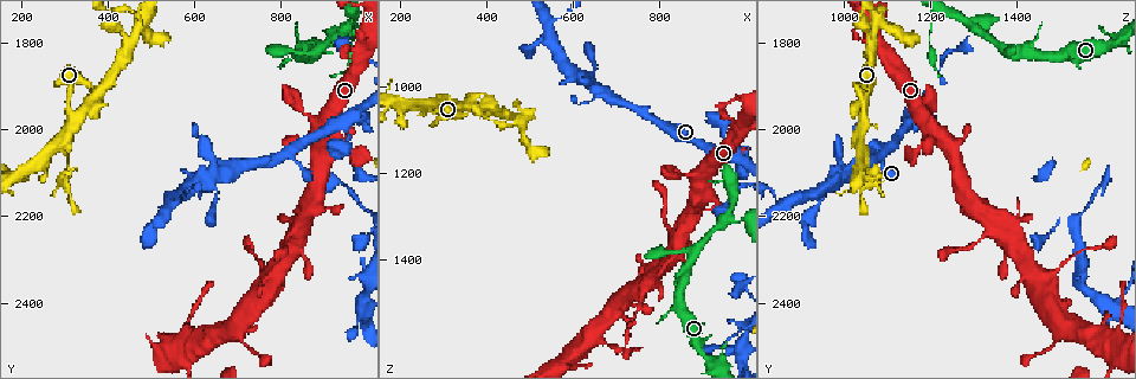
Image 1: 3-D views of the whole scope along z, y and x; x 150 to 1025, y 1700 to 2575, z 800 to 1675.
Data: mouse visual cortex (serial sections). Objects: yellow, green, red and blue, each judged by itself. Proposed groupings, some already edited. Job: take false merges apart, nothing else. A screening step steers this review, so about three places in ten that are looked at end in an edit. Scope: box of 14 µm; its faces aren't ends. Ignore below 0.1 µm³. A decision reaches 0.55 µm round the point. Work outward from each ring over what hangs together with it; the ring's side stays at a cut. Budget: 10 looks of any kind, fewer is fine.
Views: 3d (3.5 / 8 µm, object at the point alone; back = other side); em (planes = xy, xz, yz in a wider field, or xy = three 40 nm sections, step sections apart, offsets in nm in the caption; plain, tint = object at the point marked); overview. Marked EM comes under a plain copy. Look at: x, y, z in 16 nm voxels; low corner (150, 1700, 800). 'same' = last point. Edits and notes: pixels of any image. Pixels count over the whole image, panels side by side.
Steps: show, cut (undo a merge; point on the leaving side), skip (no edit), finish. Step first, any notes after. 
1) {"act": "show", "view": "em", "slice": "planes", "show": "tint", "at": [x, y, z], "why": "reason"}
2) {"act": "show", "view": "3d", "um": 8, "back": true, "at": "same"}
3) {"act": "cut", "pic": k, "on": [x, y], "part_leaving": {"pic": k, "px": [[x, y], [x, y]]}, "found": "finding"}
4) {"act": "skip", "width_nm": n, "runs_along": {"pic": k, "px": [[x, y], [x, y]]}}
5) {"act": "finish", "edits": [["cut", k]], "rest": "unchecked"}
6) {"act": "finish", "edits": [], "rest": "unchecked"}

{"act": "show", "view": "3d", "um": 3.5, "back": true, "at": [370, 1910, 1050]}

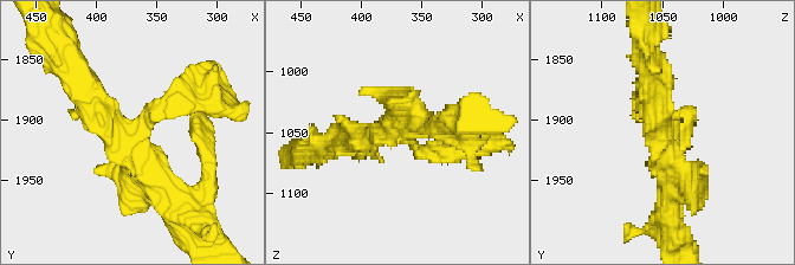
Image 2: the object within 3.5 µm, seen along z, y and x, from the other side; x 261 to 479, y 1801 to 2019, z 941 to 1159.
{"act": "show", "view": "em", "slice": "xy", "step": 3, "show": "tint", "at": [370, 1914, 1050]}

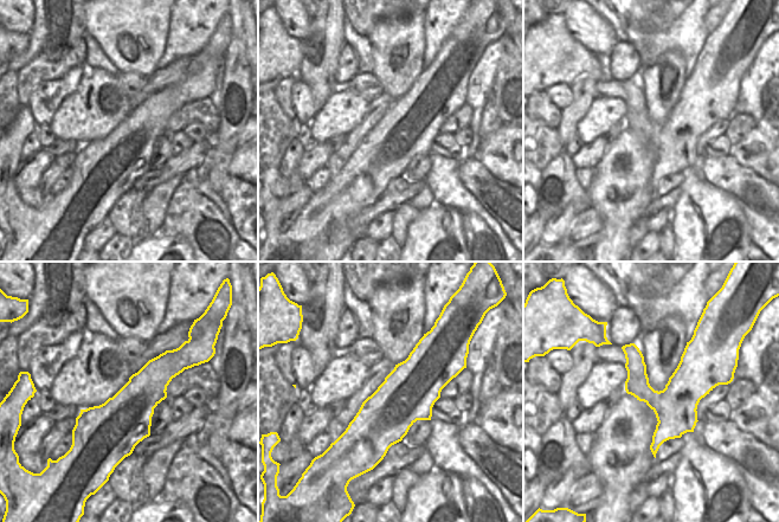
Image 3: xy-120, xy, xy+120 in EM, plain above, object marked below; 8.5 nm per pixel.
{"act": "skip", "runs_along": {"pic": 2, "px": [[648, 90], [666, 199]]}, "found": "all the same cell"}

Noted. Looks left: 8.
{"act": "show", "view": "3d", "um": 8, "at": [645, 2085, 990], "why": "four-way junction"}

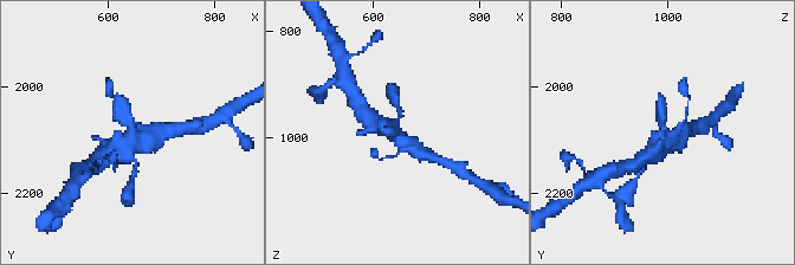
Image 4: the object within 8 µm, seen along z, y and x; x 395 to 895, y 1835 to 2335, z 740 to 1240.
{"act": "show", "view": "em", "slice": "xy", "step": 5, "show": "tint", "at": [650, 2090, 990]}

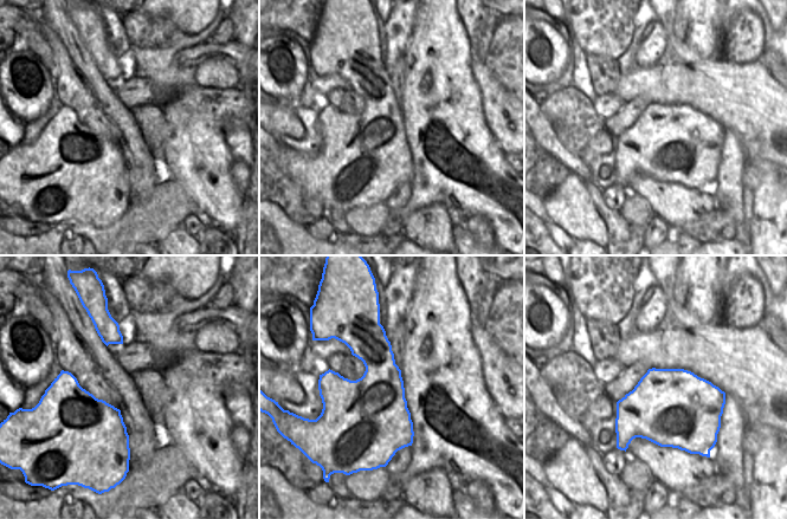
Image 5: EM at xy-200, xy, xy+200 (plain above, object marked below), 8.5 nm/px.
{"act": "skip", "runs_along": {"pic": 4, "px": [[415, 147], [385, 128], [364, 109]]}, "found": "one cell here"}

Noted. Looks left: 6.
{"act": "show", "view": "3d", "um": 3.5, "at": [765, 2345, 1460], "why": "two arms in line, one across"}

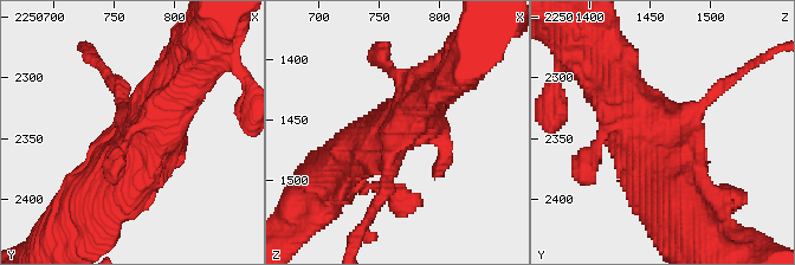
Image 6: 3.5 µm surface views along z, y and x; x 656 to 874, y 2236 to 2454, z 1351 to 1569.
{"act": "show", "view": "em", "slice": "xy", "step": 3, "show": "tint", "at": [768, 2342, 1458], "why": "need the tissue"}

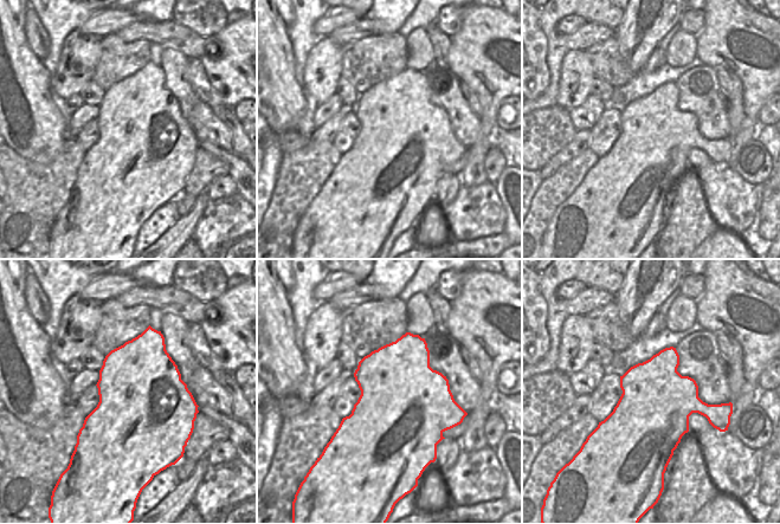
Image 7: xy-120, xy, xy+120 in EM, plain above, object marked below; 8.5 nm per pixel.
{"act": "skip", "width_nm": 800, "runs_along": {"pic": 6, "px": [[185, 86], [152, 141], [94, 199]]}, "found": "all the same cell"}

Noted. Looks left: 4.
{"act": "show", "view": "3d", "um": 3.5, "at": [910, 1805, 1620], "why": "a narrow waist"}

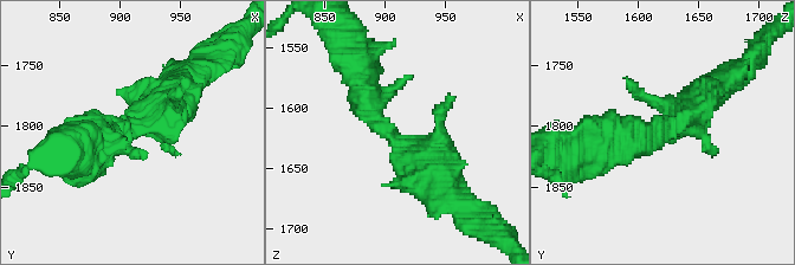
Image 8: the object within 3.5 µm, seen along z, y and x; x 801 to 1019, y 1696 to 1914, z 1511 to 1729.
{"act": "show", "view": "em", "slice": "xy", "step": 5, "show": "tint", "at": [908, 1802, 1624]}

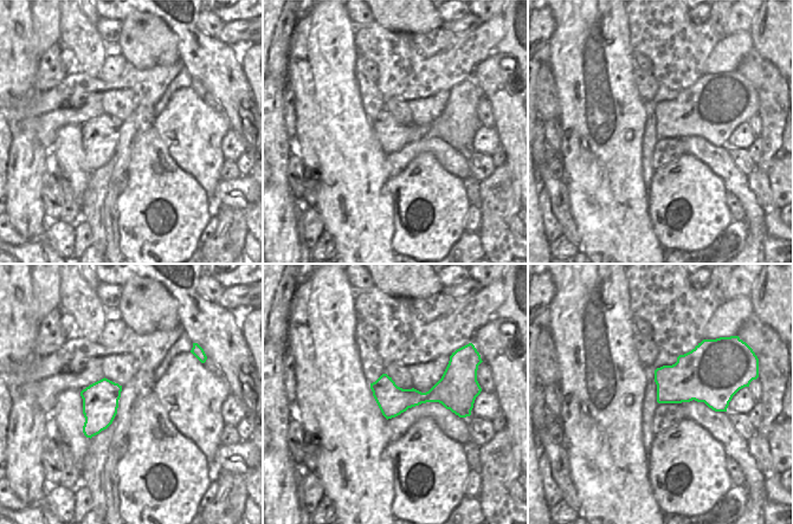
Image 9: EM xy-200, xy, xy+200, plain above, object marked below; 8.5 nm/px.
{"act": "skip", "runs_along": {"pic": 9, "px": [[373, 386], [391, 398], [457, 387]]}, "found": "one cell here"}

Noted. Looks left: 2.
{"act": "finish", "edits": [], "rest": "unchecked"}

